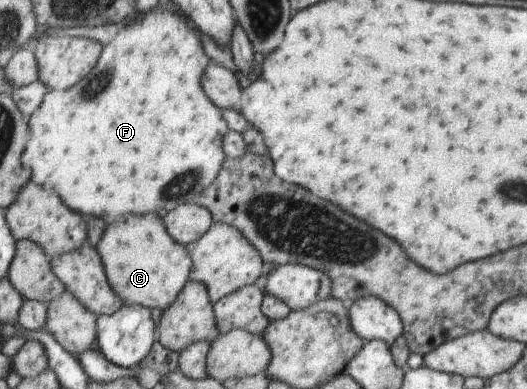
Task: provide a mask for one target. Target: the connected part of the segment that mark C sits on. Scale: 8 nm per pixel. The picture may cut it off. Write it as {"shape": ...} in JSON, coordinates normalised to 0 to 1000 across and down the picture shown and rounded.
{"shape":[[[296,545],[281,550],[237,550],[214,573],[205,573],[182,630],[182,645],[195,671],[197,704],[214,748],[231,769],[237,787],[319,792],[340,758],[349,728],[362,715],[364,668],[355,640],[319,602],[309,563]]]}

